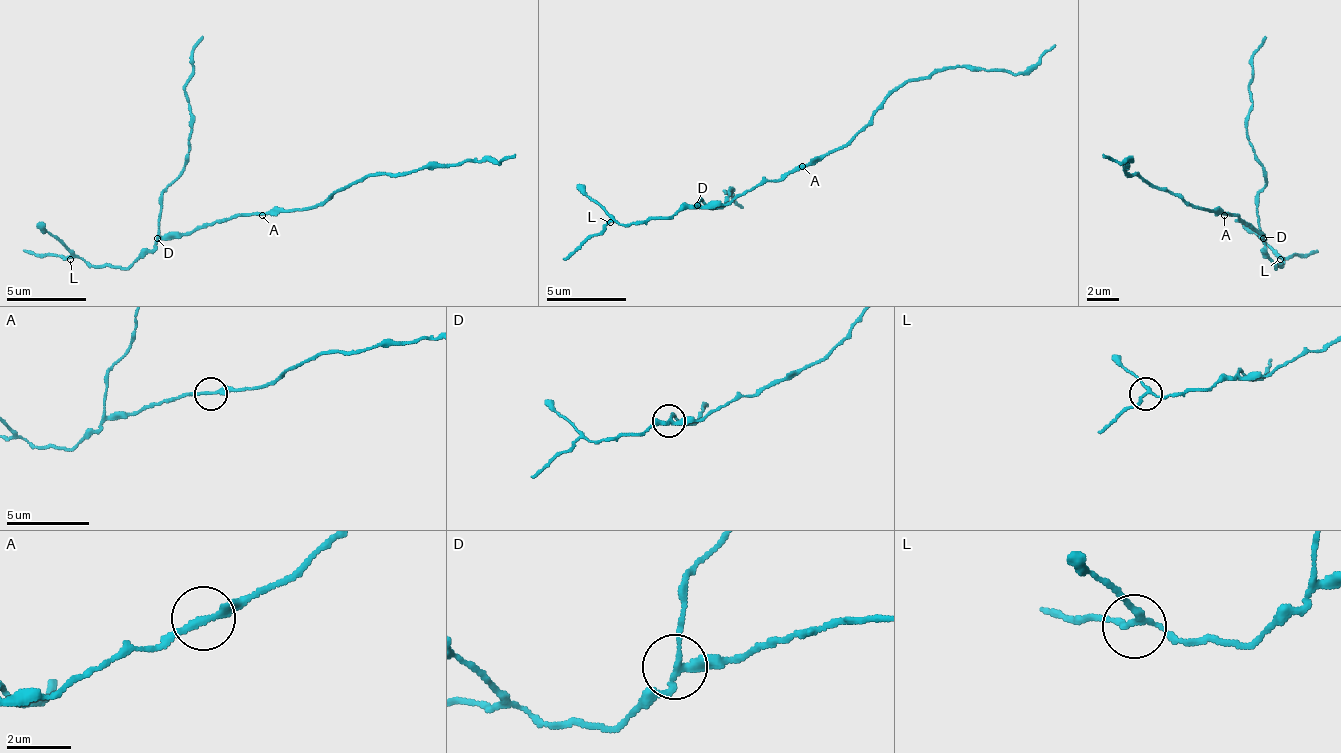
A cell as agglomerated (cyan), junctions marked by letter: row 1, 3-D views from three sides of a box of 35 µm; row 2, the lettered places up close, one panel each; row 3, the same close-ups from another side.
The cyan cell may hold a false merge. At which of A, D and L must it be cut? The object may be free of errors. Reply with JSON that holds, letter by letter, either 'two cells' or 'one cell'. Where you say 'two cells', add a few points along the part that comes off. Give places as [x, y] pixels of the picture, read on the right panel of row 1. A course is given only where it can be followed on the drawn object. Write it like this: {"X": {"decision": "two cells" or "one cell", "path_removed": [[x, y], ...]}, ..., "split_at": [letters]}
{"A": {"decision": "one cell"}, "D": {"decision": "two cells", "path_removed": [[1264, 239], [1260, 191], [1264, 167], [1248, 139], [1248, 83], [1264, 35]]}, "L": {"decision": "one cell"}, "split_at": ["D"]}

